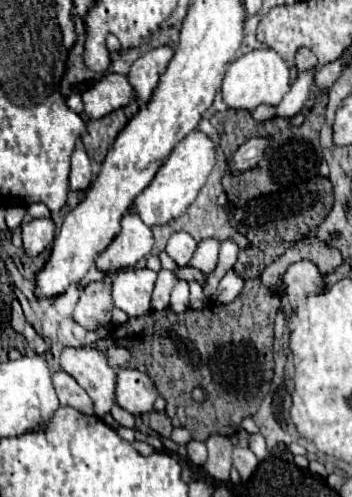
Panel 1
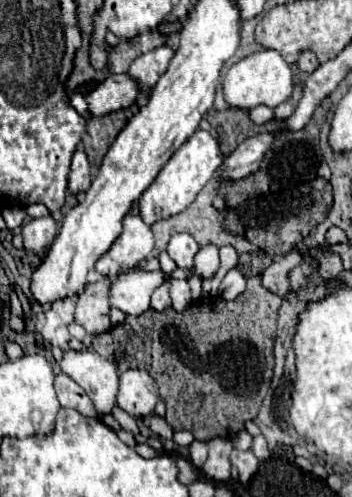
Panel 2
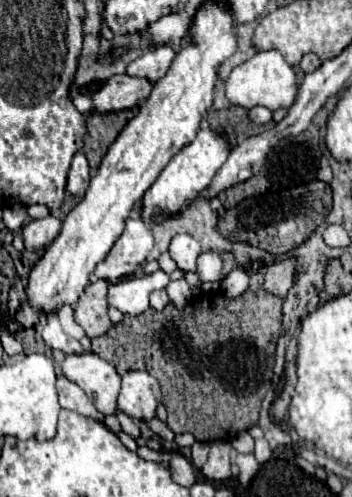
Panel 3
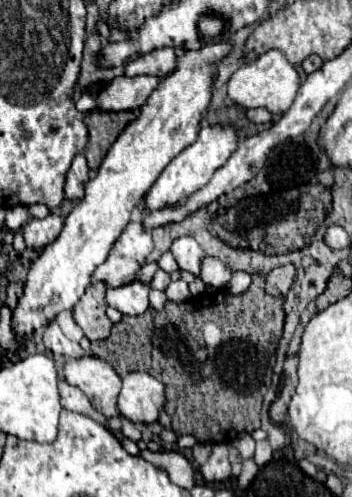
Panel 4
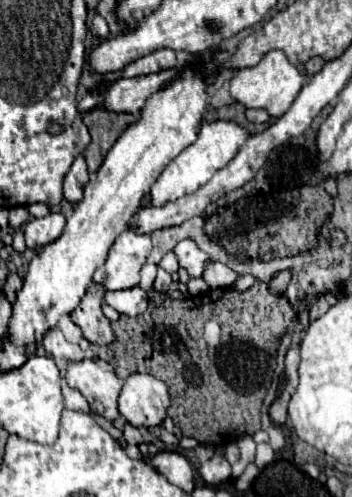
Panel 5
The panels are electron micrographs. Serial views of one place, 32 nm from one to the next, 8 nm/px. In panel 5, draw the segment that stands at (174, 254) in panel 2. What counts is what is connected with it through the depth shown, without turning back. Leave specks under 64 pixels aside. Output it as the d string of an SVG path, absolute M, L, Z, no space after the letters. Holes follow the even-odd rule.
M182 240L174 248L174 252L178 256L180 266L184 266L192 278L200 278L204 274L204 270L208 268L210 258L192 240Z

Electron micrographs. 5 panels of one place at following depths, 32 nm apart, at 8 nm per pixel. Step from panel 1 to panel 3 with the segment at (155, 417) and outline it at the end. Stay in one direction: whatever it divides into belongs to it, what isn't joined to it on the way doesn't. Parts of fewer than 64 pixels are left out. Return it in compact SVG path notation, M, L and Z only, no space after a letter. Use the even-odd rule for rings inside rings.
M158 418L156 420L152 420L150 422L150 430L154 432L154 434L158 434L162 440L166 440L166 442L172 442L174 440L174 434L172 434L172 430L164 424L164 422L160 422Z

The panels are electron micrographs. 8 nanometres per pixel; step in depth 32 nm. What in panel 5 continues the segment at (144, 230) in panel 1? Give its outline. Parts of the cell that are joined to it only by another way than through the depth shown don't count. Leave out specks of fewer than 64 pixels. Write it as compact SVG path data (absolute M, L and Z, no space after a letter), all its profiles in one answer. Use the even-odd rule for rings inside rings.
M124 230L112 244L106 262L94 272L94 282L106 292L128 290L140 284L140 270L152 252L150 236Z

